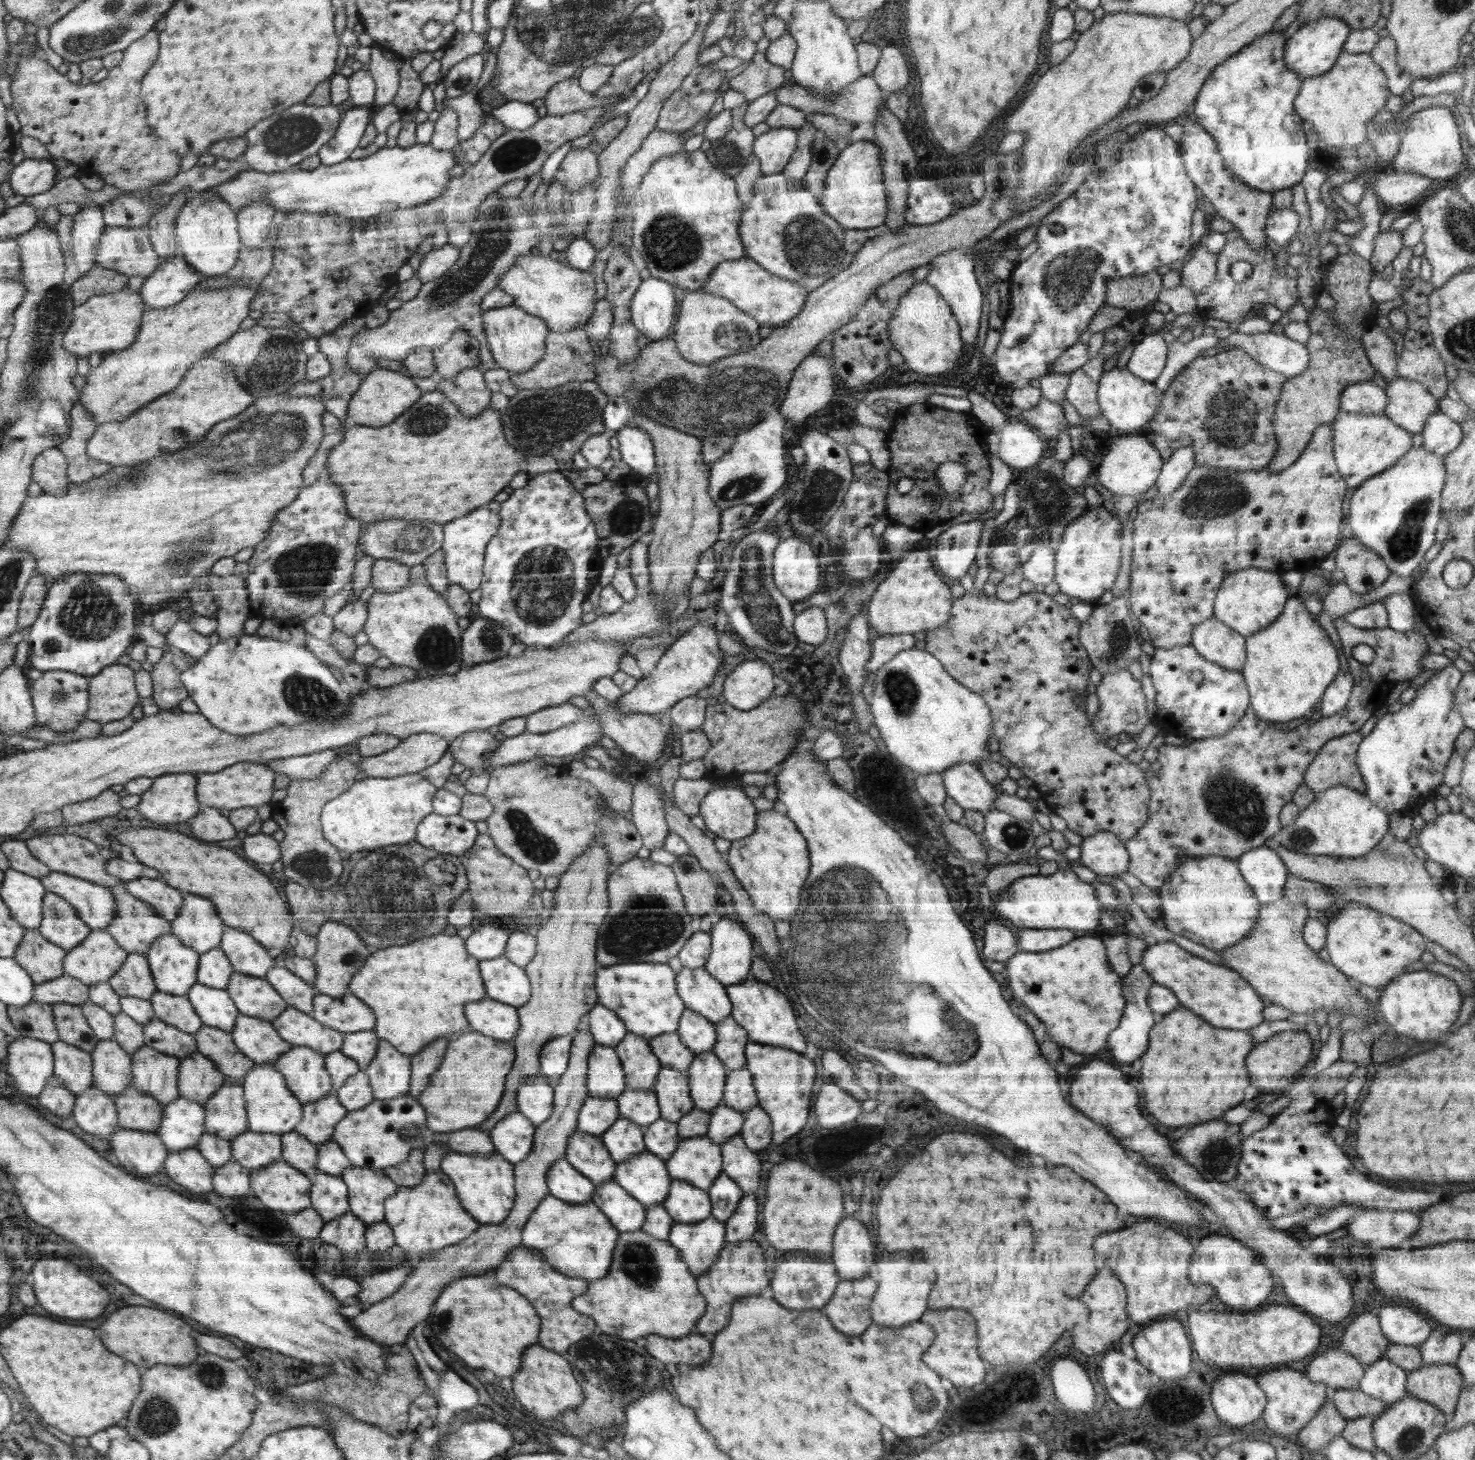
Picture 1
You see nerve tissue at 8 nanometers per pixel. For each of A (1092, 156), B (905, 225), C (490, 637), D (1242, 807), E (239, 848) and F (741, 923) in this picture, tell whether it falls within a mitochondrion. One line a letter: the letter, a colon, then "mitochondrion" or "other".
A: other
B: other
C: mitochondrion
D: mitochondrion
E: other
F: other

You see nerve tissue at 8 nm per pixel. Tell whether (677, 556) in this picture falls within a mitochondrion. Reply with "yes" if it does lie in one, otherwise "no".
no

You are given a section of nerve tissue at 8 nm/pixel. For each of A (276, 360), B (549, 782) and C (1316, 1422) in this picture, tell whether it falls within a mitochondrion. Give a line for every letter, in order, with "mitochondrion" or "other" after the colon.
A: mitochondrion
B: other
C: other

